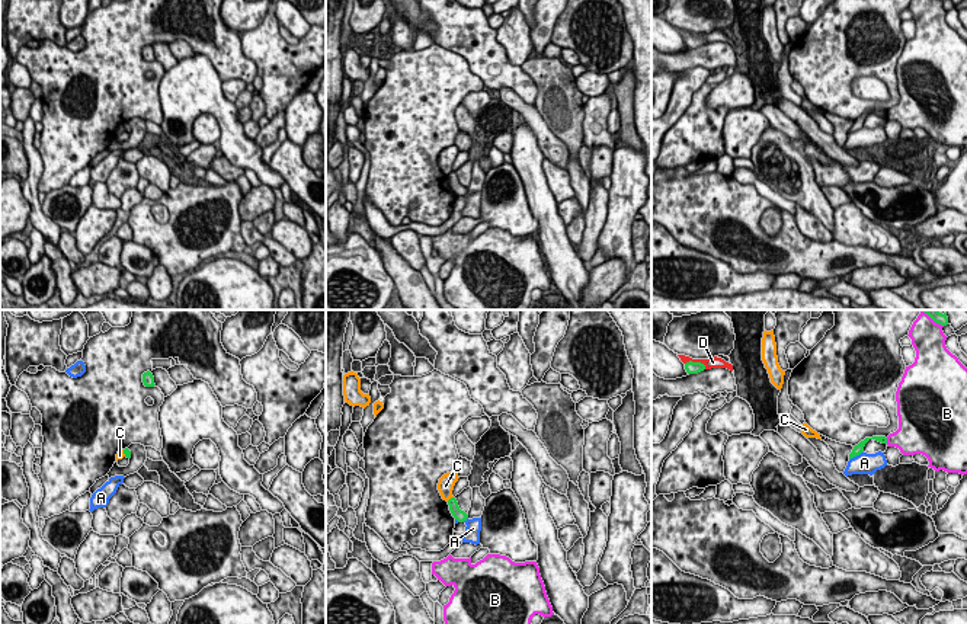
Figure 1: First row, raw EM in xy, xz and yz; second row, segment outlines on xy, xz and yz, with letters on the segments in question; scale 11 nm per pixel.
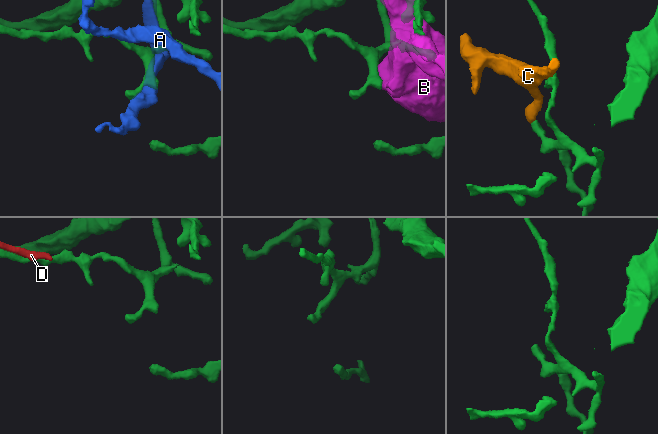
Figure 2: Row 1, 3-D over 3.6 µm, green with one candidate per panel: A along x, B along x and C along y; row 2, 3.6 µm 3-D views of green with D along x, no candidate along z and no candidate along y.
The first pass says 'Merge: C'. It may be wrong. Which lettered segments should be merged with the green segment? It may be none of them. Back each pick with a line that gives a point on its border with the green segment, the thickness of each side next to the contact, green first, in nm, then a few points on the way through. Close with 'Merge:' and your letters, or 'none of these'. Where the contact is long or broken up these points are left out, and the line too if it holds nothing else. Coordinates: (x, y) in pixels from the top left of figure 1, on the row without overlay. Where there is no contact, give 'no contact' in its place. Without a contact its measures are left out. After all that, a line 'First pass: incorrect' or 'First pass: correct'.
Merge: none of these
First pass: incorrect

